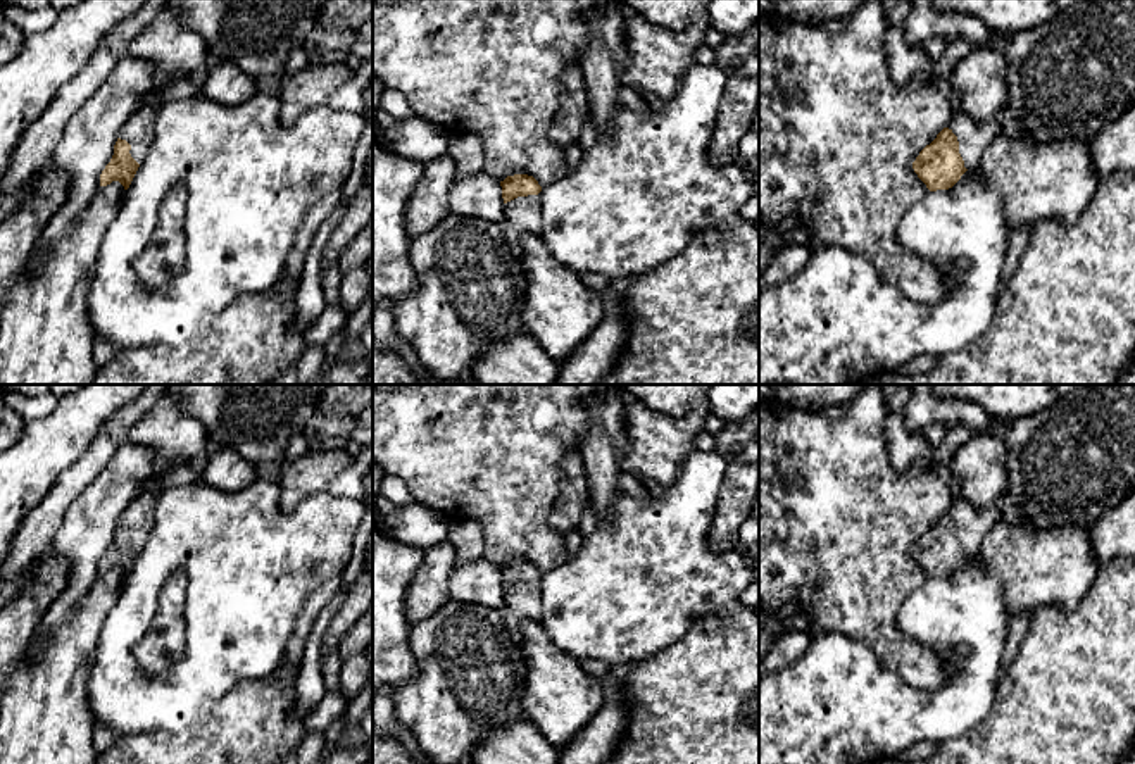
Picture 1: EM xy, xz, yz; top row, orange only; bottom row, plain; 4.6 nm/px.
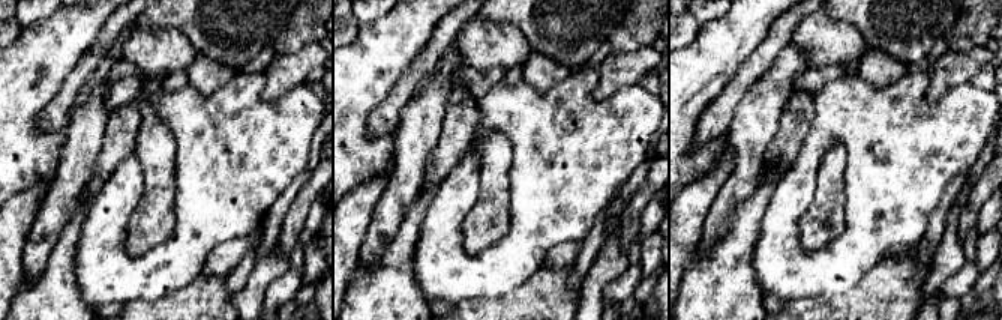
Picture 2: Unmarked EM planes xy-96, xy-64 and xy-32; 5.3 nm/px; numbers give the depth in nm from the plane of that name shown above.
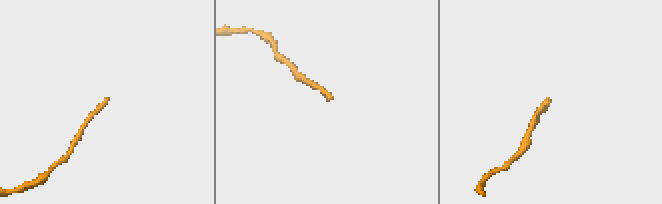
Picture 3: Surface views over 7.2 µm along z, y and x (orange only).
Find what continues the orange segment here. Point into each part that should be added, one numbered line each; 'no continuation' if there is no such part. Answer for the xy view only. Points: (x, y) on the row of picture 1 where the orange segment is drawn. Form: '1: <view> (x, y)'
1: xy (138, 131)

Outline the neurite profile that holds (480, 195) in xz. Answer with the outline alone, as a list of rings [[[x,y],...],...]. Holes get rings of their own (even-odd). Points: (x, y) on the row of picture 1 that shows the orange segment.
[[[485,171],[455,179],[448,191],[448,209],[454,214],[502,224],[504,205],[500,181]]]

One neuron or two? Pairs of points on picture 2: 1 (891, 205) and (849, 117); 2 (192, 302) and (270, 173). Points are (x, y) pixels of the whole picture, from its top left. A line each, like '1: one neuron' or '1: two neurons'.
1: one neuron
2: two neurons

